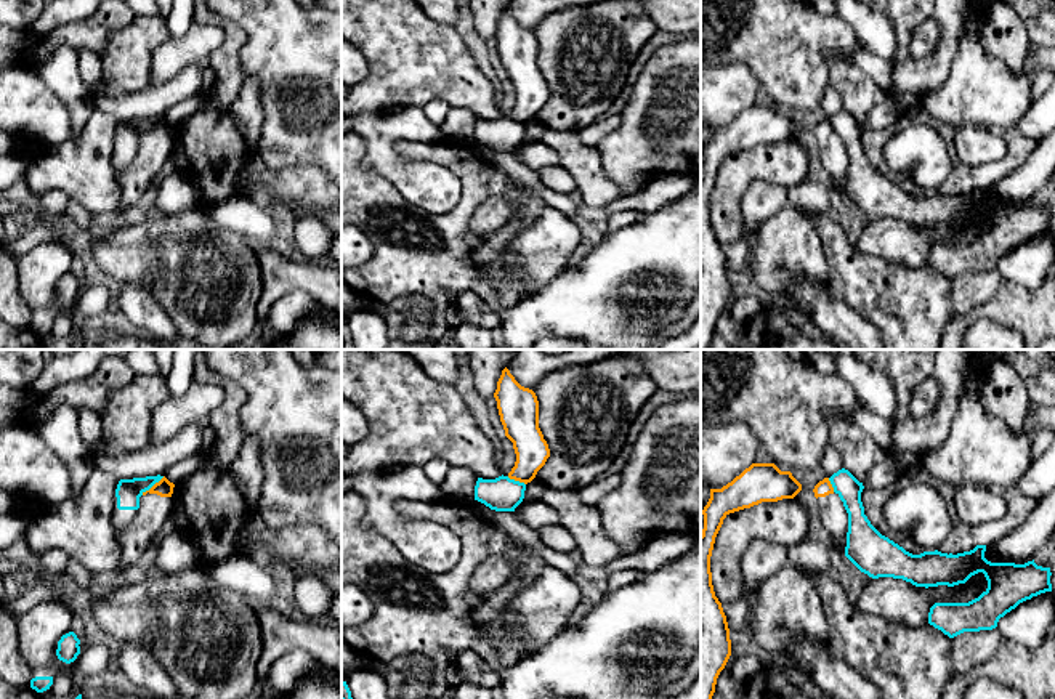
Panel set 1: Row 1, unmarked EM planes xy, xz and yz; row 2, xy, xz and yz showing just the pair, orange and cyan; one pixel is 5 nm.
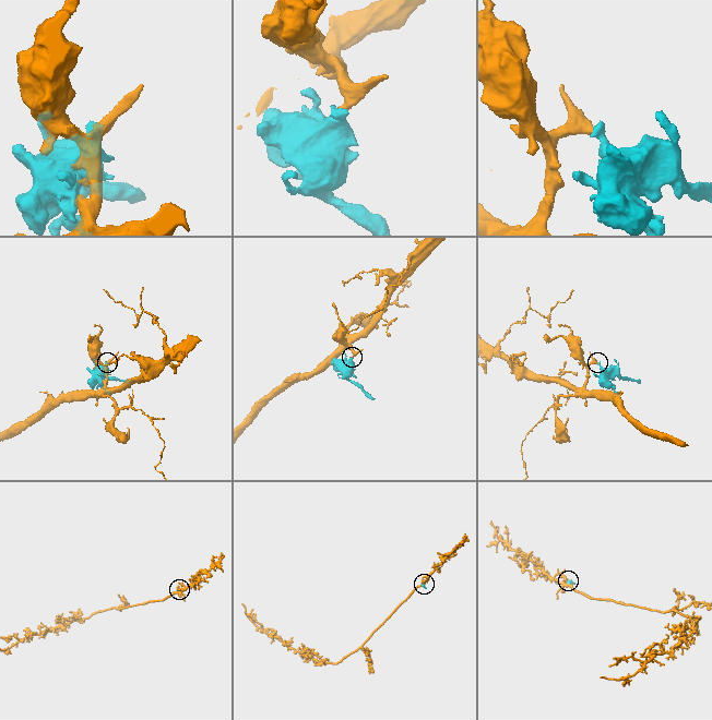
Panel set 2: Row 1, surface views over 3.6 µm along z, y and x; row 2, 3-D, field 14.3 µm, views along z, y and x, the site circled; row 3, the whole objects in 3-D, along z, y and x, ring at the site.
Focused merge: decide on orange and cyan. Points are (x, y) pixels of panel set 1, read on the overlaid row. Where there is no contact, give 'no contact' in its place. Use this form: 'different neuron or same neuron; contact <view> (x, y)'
different neuron; contact xy (154, 484)

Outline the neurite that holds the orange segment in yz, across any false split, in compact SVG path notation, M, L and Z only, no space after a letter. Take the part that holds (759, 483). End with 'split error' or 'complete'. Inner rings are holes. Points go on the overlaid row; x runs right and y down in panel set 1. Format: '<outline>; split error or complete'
M752 463L722 489L710 489L701 534L701 699L712 699L717 678L731 656L730 628L710 572L710 556L723 519L762 502L794 499L800 491L802 484L792 473L781 471L774 463Z; complete

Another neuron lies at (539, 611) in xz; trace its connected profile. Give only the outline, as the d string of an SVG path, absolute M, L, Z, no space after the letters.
M547 566L528 585L523 579L516 584L518 593L502 608L508 620L491 624L500 643L491 646L487 659L481 659L483 669L499 677L524 657L528 649L534 653L552 641L571 622L580 603L576 580L553 566Z

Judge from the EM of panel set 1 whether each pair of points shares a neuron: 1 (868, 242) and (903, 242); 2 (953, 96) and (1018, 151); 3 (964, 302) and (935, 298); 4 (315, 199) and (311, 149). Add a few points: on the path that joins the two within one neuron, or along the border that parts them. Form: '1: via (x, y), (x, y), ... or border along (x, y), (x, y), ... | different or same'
1: via (876, 242), (895, 242) | same
2: border along (1014, 125), (990, 129) | different
3: border along (951, 287), (951, 305), (956, 310) | different
4: border along (276, 169), (313, 164), (324, 172) | different

